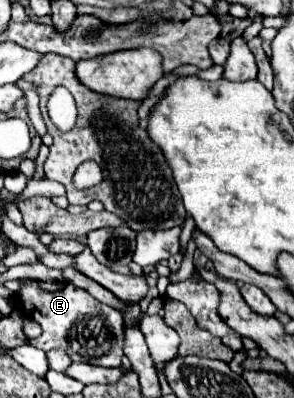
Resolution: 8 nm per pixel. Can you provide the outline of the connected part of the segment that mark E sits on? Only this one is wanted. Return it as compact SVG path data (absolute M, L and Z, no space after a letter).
M24 279L20 291L16 293L16 303L24 315L40 323L44 337L36 337L30 345L50 351L62 349L70 355L74 363L90 363L102 367L122 367L122 343L124 343L124 319L122 315L94 299L84 289L72 283L50 283L38 279Z

